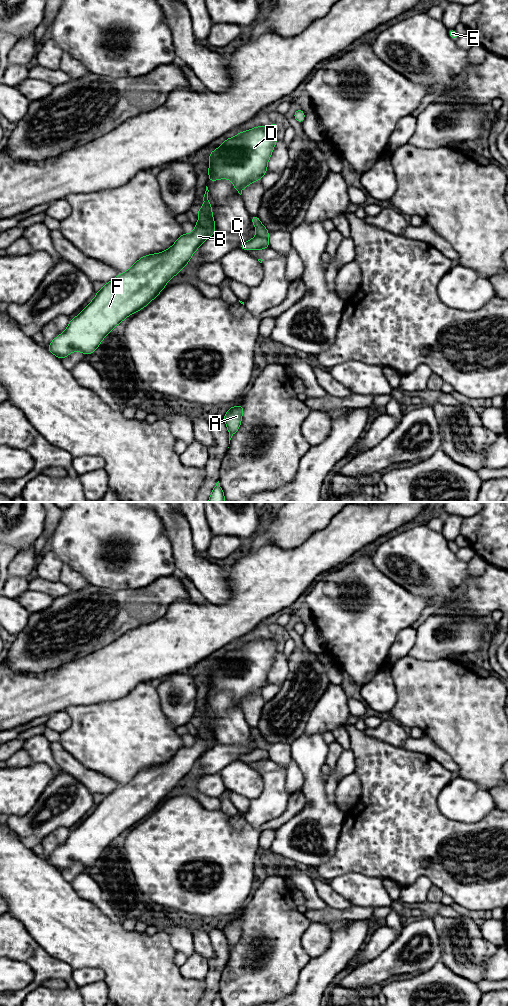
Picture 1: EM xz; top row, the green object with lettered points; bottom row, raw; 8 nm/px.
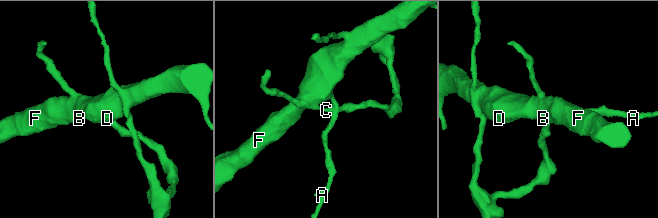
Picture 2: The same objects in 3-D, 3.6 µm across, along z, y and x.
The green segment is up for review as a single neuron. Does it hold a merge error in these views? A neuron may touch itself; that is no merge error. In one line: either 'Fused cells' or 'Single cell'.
Fused cells

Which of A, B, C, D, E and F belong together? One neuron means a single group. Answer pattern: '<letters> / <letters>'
A B D E F / C

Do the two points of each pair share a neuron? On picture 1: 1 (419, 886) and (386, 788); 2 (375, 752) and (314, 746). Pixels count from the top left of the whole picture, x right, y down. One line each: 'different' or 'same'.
1: different
2: different

